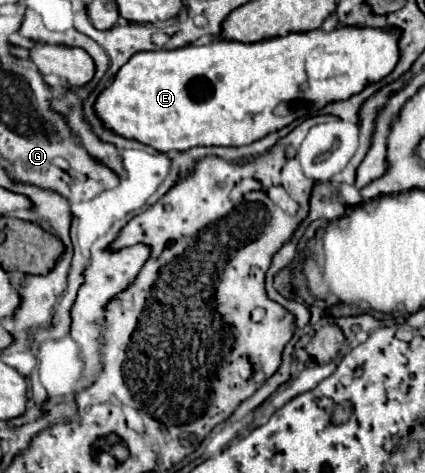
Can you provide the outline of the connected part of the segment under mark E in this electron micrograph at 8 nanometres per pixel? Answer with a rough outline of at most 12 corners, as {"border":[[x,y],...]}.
{"border":[[312,30],[134,54],[94,102],[158,152],[244,146],[392,72]]}

